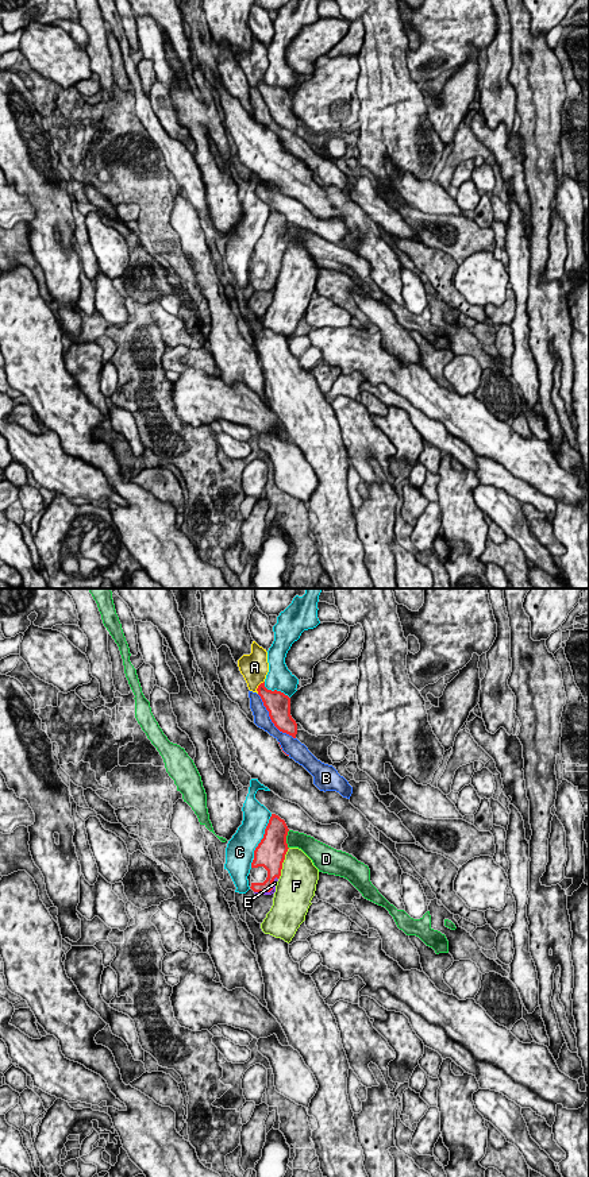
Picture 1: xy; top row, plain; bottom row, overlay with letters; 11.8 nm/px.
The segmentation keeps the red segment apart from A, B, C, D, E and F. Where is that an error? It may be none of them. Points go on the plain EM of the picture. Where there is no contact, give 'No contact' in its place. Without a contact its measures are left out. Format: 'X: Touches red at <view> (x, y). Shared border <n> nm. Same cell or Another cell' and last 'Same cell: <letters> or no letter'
A: Touches red at xy (258, 83). Shared border 180 nm. Another cell
B: Touches red at xy (270, 114). Shared border 700 nm. Another cell
C: Touches red at xy (264, 231). Shared border 550 nm. Another cell
D: Touches red at xy (285, 235). Shared border 220 nm. Another cell
E: Touches red at xy (269, 286). Shared border 340 nm. Same cell
F: Touches red at xy (281, 259). Shared border 400 nm. Another cell
Same cell: E

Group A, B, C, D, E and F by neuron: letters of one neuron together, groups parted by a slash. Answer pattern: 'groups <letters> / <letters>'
groups A / B / C F / D / E

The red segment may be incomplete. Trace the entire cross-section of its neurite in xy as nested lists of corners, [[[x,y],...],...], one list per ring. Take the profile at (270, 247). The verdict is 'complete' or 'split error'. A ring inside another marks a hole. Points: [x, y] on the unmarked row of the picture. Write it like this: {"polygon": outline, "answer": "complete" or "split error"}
{"polygon": [[[272,209],[265,224],[263,234],[254,246],[251,263],[263,262],[267,273],[263,278],[251,278],[251,285],[257,290],[272,290],[276,288],[277,277],[281,271],[282,258],[288,247],[288,221],[278,211]]], "answer": "split error"}

